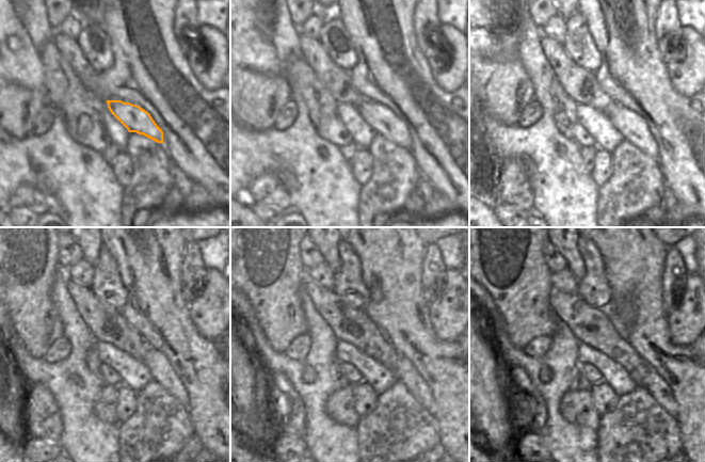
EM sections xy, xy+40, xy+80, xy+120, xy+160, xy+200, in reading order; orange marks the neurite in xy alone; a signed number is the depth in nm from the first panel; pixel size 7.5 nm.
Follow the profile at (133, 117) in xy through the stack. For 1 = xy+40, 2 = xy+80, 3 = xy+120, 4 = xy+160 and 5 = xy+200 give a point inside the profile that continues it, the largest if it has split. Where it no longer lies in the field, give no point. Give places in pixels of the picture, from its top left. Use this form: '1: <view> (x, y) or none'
1: xy+40 (383, 121)
2: xy+80 (633, 127)
3: xy+120 (161, 371)
4: xy+160 (404, 371)
5: xy+200 (656, 386)

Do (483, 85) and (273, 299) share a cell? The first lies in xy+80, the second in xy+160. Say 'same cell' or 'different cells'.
same cell

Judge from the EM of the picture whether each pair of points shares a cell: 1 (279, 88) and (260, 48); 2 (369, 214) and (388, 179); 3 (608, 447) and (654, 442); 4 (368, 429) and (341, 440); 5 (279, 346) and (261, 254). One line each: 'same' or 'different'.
1: different
2: same
3: same
4: different
5: same

